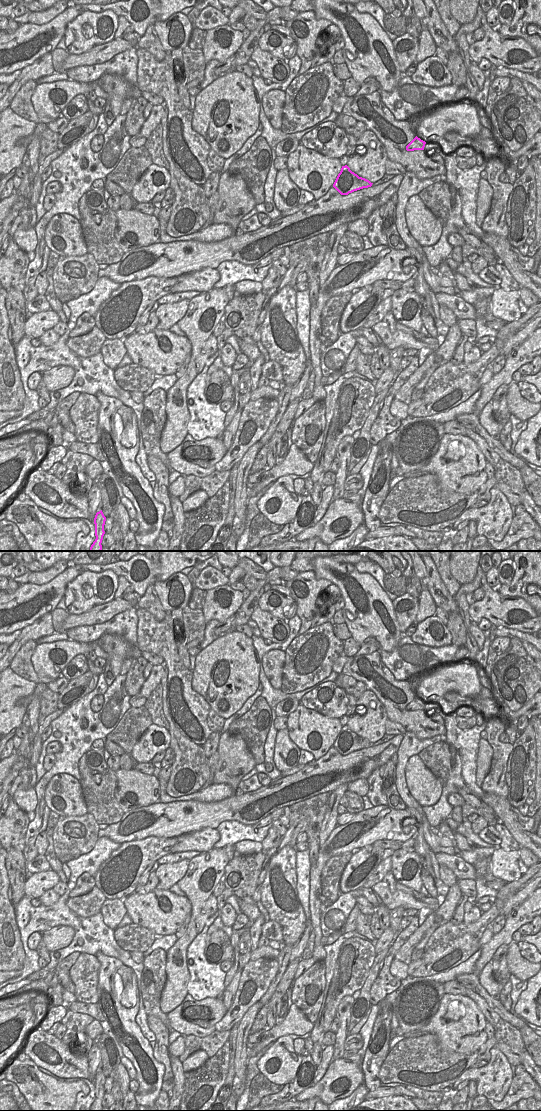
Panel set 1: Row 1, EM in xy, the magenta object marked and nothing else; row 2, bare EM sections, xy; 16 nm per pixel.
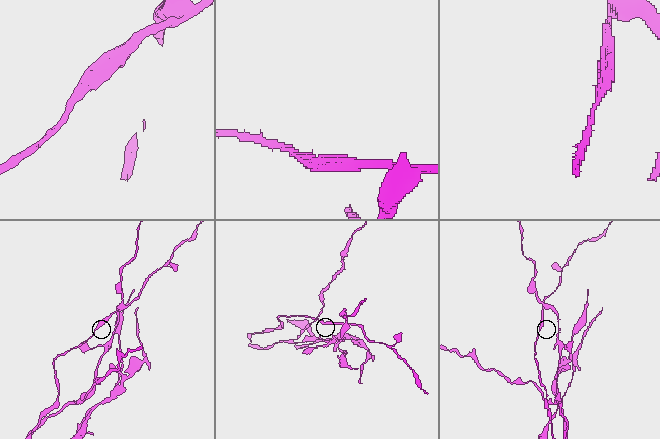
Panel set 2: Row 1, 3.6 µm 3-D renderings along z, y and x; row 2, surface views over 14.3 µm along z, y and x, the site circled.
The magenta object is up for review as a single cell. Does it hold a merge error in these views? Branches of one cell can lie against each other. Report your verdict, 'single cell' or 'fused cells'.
fused cells

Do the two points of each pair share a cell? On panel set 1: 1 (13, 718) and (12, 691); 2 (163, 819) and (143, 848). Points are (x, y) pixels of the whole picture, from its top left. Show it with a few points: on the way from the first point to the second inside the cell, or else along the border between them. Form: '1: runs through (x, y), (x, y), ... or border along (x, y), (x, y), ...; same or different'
1: runs through (12, 711), (12, 698); same
2: border along (175, 836), (147, 836), (142, 839), (129, 841); different

